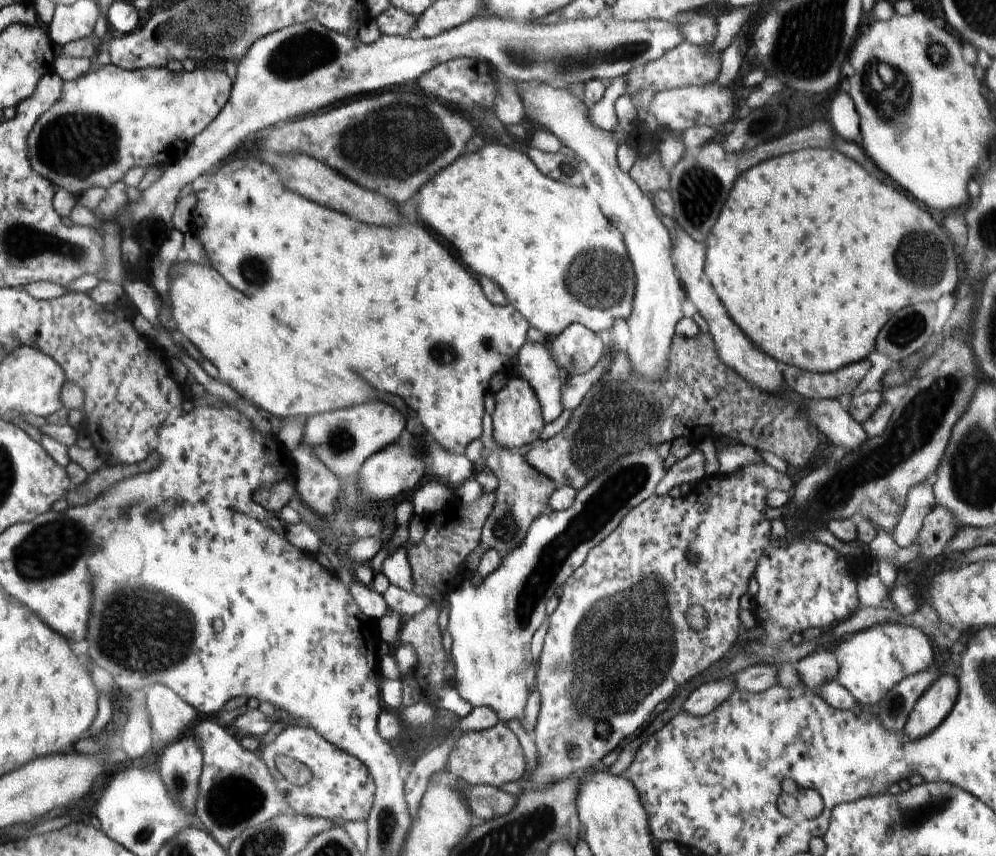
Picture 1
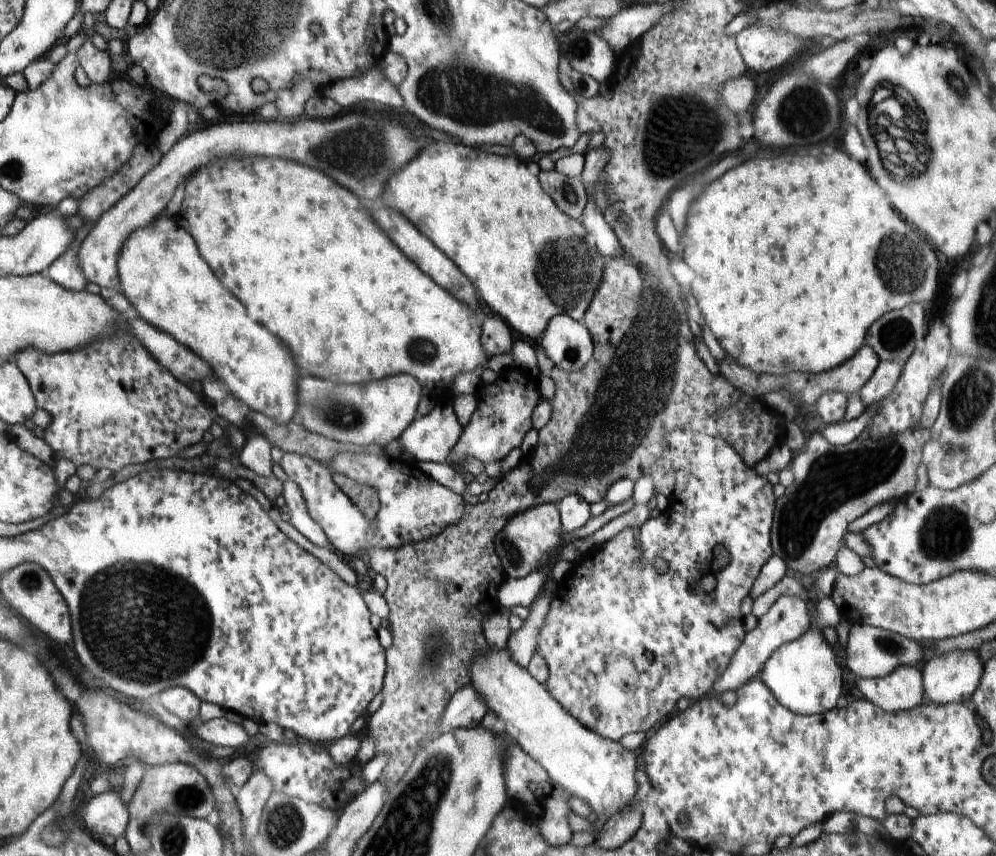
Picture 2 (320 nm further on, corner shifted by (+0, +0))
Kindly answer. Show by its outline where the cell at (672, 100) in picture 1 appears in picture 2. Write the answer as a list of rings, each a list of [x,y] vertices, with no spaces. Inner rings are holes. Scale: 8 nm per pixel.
[[[741,75],[725,82],[721,88],[721,97],[723,103],[735,113],[739,111],[746,111],[754,96],[759,95],[759,87],[752,77],[745,77]]]

